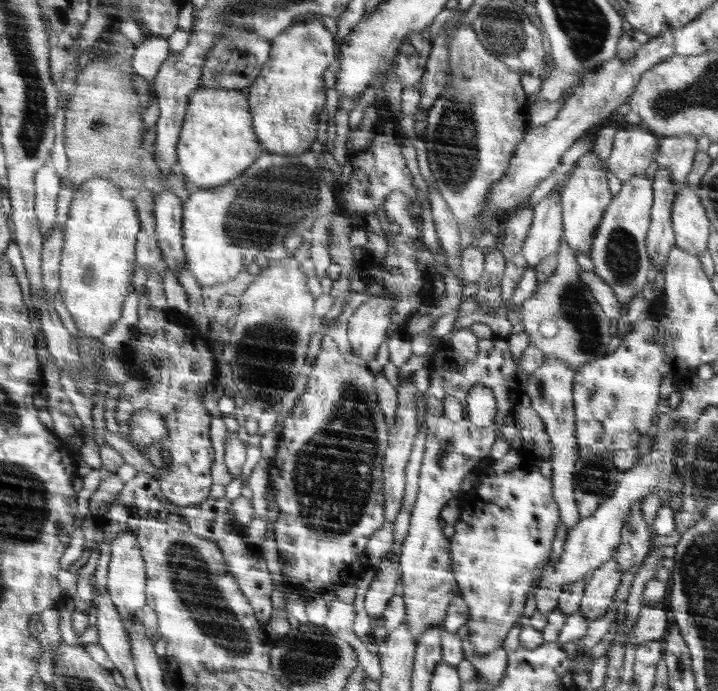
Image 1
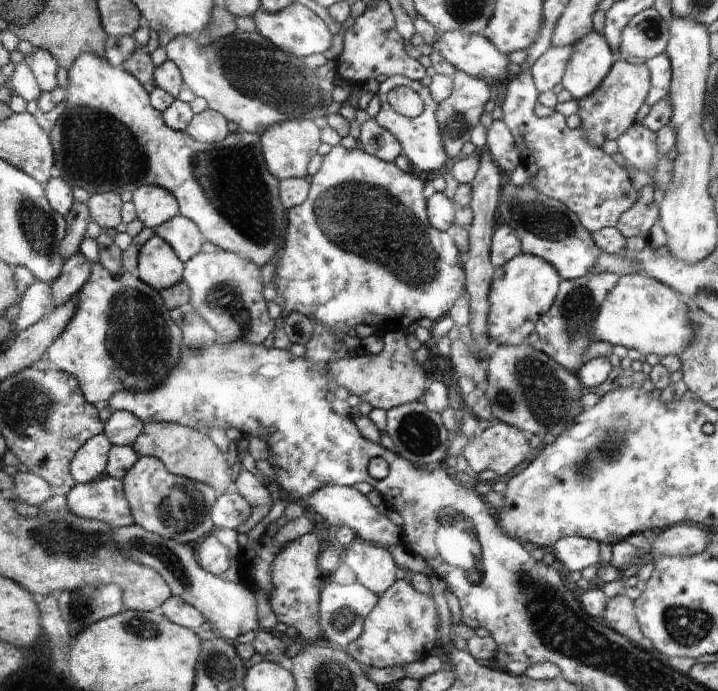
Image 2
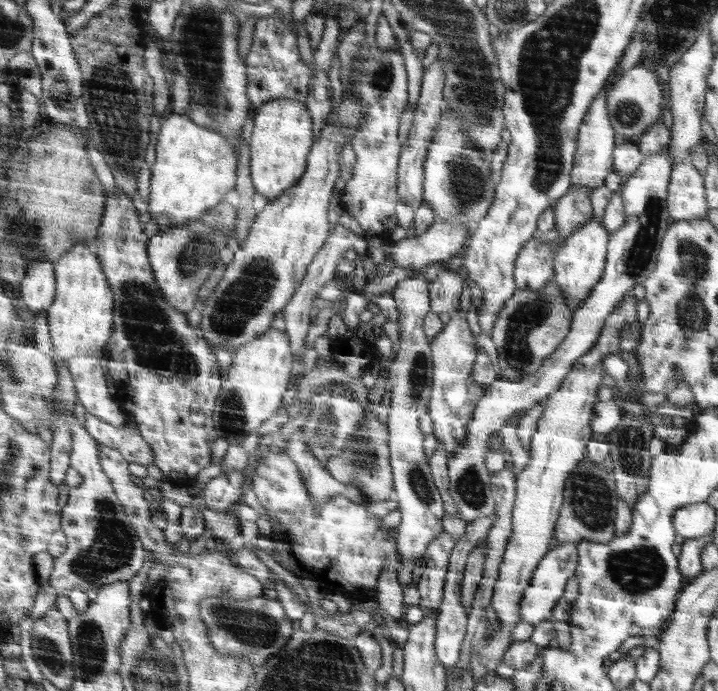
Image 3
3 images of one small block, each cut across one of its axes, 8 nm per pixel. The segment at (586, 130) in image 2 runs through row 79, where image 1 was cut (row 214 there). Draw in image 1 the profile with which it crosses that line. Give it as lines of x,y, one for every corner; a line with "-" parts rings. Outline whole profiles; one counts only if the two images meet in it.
646,173
624,181
621,190
615,194
614,200
604,213
602,224
596,231
592,252
589,255
594,263
592,272
602,278
612,289
621,306
629,304
636,292
640,292
646,284
646,274
650,270
650,262
646,256
646,230
651,226
651,209
654,208
654,183

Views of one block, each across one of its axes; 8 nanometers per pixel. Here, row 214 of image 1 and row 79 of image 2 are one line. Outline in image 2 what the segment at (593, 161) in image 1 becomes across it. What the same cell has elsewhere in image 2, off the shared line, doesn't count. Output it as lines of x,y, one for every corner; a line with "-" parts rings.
591,30
573,45
562,84
579,101
592,94
616,62
614,53
602,33

